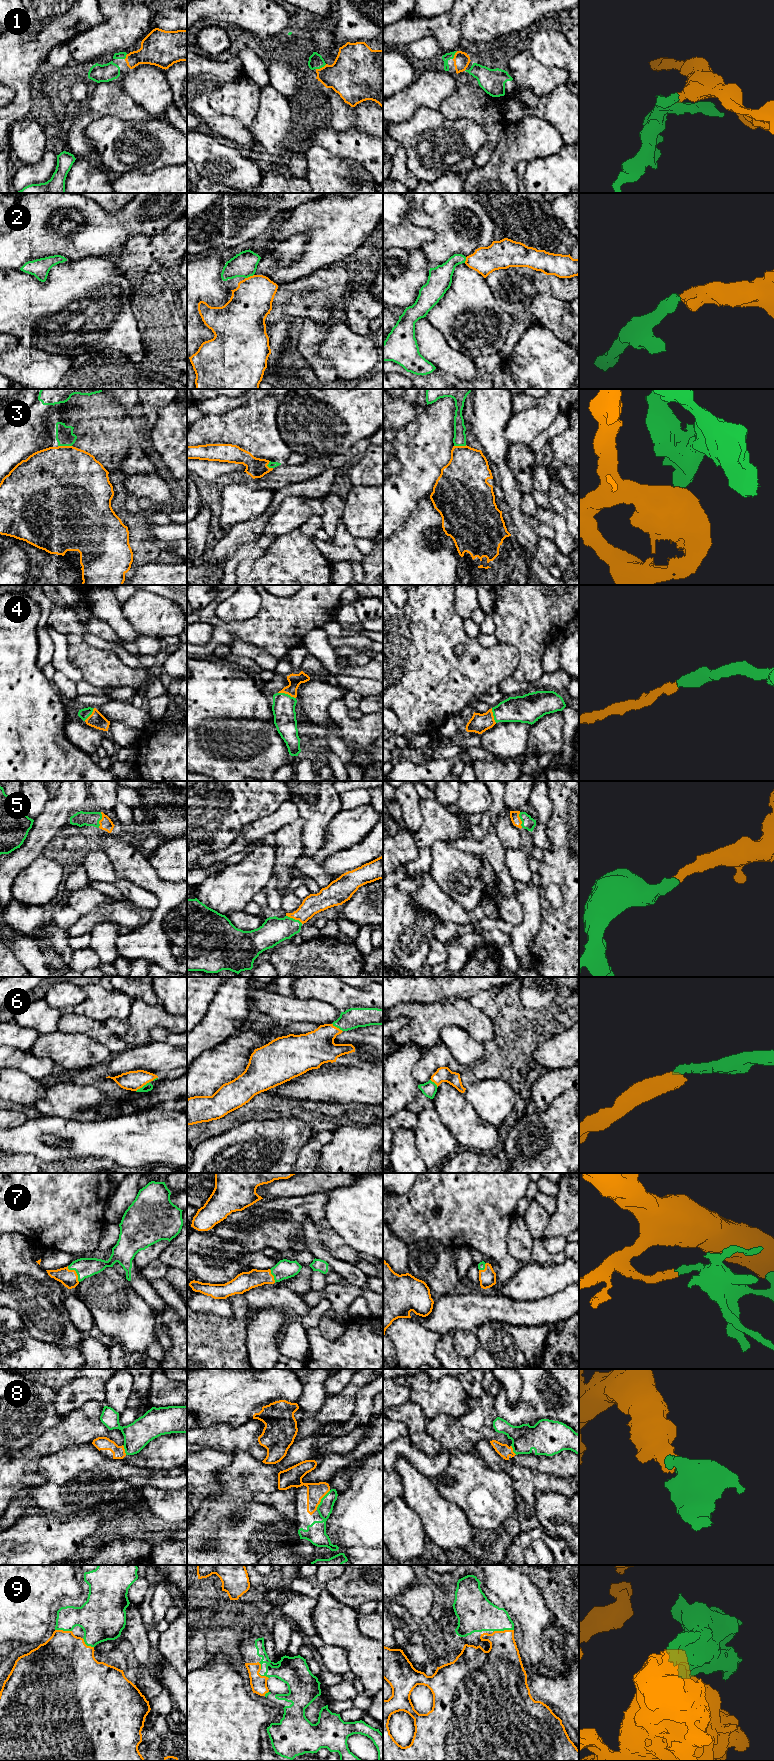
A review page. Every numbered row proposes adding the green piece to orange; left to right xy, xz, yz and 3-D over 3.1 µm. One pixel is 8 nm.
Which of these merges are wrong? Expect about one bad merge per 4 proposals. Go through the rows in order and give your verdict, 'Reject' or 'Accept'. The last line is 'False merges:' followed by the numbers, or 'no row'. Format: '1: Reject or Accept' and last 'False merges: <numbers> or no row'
1: Accept
2: Accept
3: Reject
4: Accept
5: Accept
6: Accept
7: Accept
8: Accept
9: Accept
False merges: 3

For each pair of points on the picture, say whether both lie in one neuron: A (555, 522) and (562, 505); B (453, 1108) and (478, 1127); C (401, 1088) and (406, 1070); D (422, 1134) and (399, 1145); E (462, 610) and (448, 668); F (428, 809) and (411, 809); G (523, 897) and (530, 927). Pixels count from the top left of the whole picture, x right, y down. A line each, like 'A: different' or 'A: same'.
A: different
B: same
C: same
D: different
E: different
F: different
G: same

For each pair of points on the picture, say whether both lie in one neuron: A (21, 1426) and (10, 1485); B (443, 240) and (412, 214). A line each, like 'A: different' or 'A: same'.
A: different
B: same

